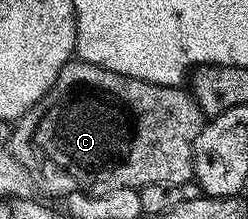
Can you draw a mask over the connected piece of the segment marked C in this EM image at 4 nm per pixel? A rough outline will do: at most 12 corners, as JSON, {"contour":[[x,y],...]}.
{"contour":[[72,59],[49,161],[76,191],[183,187],[186,88]]}

